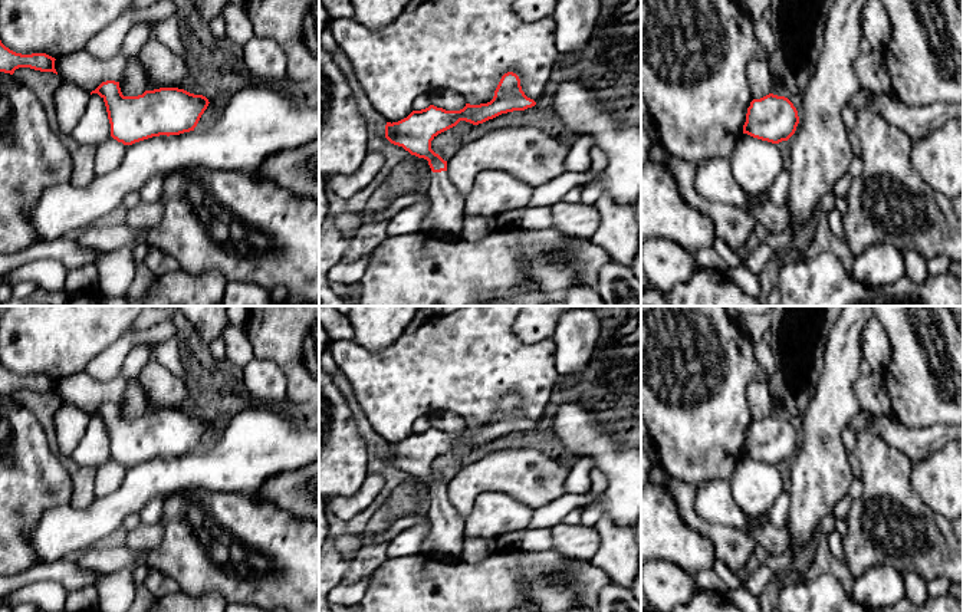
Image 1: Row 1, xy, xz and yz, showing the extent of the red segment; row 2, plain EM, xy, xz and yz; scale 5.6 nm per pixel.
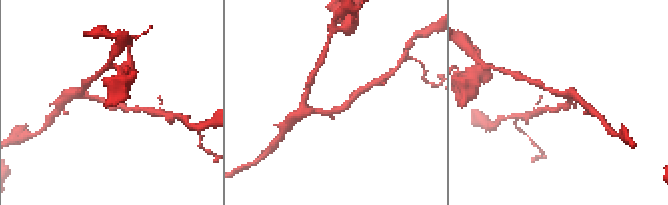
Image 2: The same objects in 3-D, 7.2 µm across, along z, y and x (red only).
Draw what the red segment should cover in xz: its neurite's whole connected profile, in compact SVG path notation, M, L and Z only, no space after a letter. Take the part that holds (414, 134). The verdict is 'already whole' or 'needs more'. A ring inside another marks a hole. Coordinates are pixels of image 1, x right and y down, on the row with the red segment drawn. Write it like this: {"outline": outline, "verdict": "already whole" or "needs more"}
{"outline": "M507 72L502 76L493 99L487 103L466 103L460 111L446 111L430 105L425 109L413 111L398 122L387 122L385 138L411 155L427 159L433 171L427 190L430 211L421 223L421 233L457 241L461 238L464 220L464 197L448 181L447 161L431 149L431 141L460 121L479 125L502 113L525 111L535 105L536 102L522 91L519 76Z", "verdict": "needs more"}

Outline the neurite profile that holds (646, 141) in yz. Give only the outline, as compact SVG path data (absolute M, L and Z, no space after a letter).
M641 124L641 168L651 161L651 147L653 147L654 141L650 138L650 135L647 134L645 128Z

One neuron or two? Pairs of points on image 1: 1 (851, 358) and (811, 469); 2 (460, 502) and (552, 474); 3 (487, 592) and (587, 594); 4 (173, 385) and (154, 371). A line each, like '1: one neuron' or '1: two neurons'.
1: one neuron
2: one neuron
3: two neurons
4: one neuron

